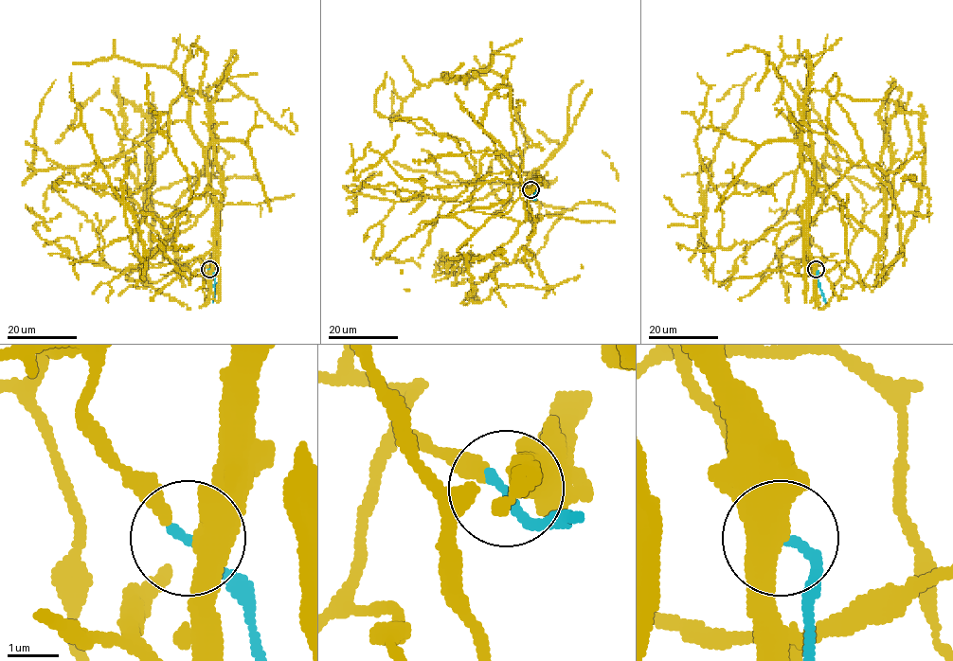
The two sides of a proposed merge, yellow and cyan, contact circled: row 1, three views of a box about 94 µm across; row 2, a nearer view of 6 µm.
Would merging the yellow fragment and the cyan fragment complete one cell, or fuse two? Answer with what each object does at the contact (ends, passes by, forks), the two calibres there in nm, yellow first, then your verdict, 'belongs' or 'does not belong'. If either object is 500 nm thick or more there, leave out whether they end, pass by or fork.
yellow forks there; cyan ends there; 440 nm thick on the yellow side, 200 nm on the other; belongs

